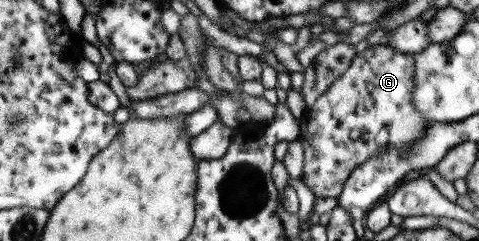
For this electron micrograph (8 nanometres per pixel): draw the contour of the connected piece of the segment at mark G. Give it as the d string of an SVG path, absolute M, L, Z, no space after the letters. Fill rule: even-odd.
M369 45L363 52L358 53L350 69L340 75L313 106L305 109L301 117L301 133L298 139L304 147L303 182L315 197L339 199L351 172L358 165L385 150L387 146L401 150L404 154L429 125L428 121L415 111L410 101L410 91L414 86L413 67L413 55L403 54L389 45Z

